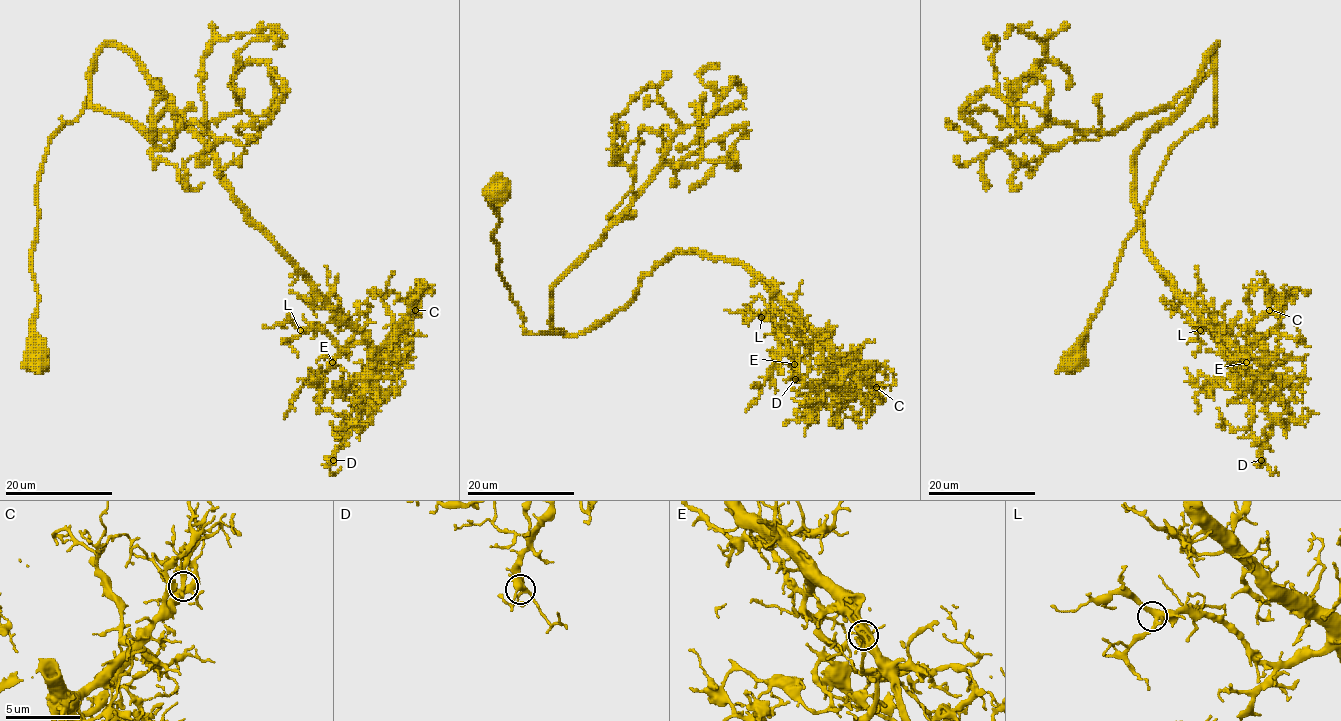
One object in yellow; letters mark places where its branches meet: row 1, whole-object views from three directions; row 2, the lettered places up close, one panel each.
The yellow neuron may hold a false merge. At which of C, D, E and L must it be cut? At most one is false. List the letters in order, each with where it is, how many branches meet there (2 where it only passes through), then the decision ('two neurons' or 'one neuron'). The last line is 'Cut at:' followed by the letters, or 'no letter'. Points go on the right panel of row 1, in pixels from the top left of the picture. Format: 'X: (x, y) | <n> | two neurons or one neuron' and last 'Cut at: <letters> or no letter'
C: (1269, 310) | 5 | one neuron
D: (1261, 460) | 5 | one neuron
E: (1246, 362) | 5 | two neurons
L: (1200, 330) | 5 | one neuron
Cut at: E

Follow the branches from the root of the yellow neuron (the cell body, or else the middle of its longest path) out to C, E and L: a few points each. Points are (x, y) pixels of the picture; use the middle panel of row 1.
C: (498, 193), (498, 273), (528, 333), (584, 333), (661, 262), (699, 252), (744, 264), (876, 387)
E: (498, 193), (498, 273), (528, 333), (584, 333), (661, 262), (699, 252), (744, 264), (823, 340), (793, 364)
L: (498, 193), (498, 273), (528, 333), (589, 331), (678, 252), (740, 261), (823, 343), (801, 343), (761, 317)

